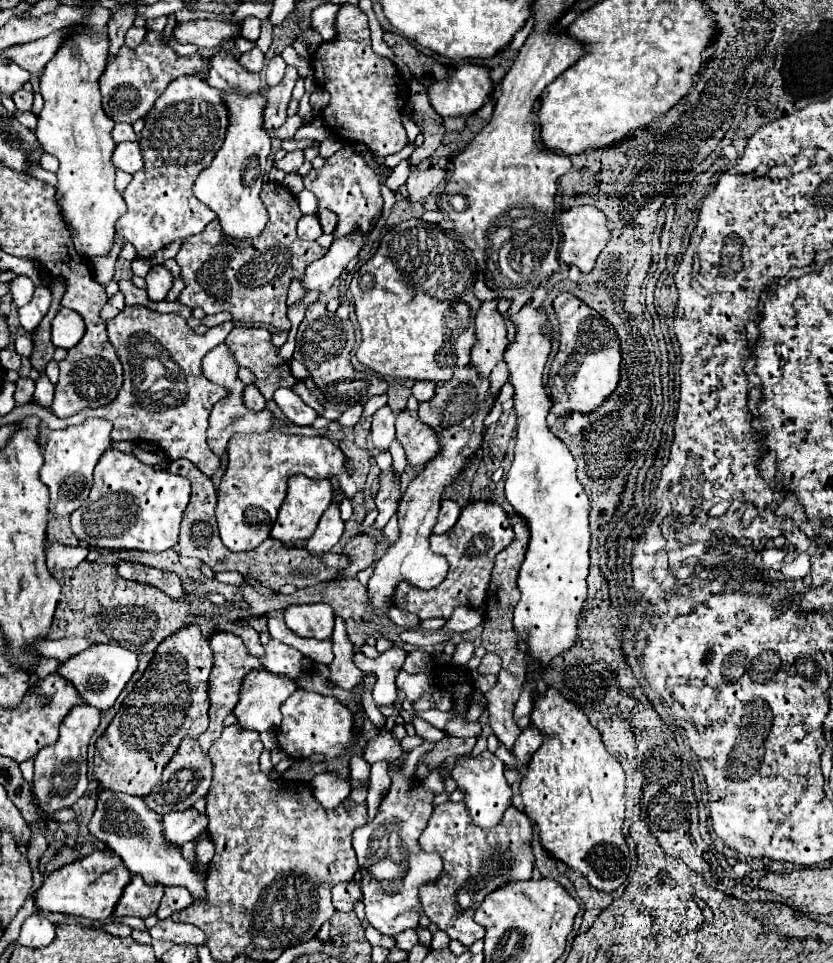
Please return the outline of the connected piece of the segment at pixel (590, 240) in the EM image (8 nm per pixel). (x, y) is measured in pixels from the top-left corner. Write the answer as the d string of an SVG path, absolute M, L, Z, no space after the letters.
M575 206L561 212L559 222L563 230L561 262L575 264L581 272L589 272L609 240L605 214L595 206Z

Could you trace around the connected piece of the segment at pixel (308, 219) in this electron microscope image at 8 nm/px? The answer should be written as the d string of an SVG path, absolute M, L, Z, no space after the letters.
M315 214L301 216L301 220L299 220L299 224L297 224L297 234L299 234L303 240L317 240L317 238L323 234L317 216L315 216Z

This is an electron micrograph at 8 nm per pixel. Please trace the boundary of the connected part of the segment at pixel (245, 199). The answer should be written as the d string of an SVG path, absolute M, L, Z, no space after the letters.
M225 92L223 104L229 112L229 128L227 128L225 142L215 154L209 168L205 168L193 184L195 196L217 214L223 232L231 238L259 236L269 218L259 198L267 156L271 152L271 138L263 126L265 102L267 100L261 92L253 92L247 96L239 92Z

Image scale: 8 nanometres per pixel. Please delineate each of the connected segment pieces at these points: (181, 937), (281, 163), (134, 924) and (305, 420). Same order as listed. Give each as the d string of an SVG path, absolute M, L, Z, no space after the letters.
M171 918L167 920L159 920L149 934L153 938L161 938L161 940L171 940L175 944L205 944L205 934L191 924L181 924L181 922L173 922Z
M293 150L293 152L287 152L285 158L277 160L275 166L281 168L283 172L295 172L295 170L299 170L299 166L303 164L303 160L305 160L305 158L303 158L303 150Z
M110 916L112 921L125 924L133 929L138 929L144 931L147 930L143 920L137 917L128 917L128 916Z
M279 388L273 396L277 406L283 410L283 414L299 426L309 426L319 416L311 406L307 406L291 388Z

